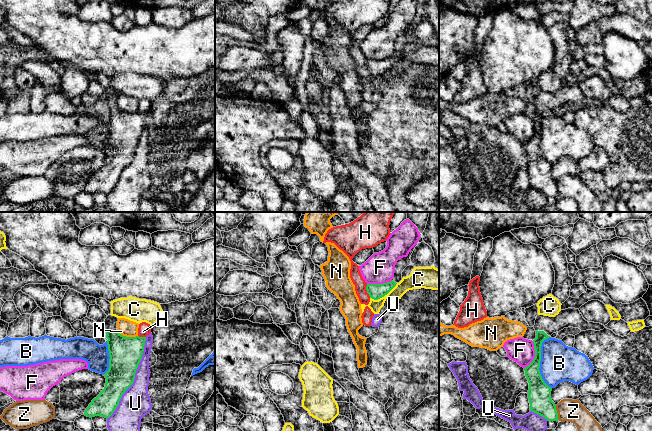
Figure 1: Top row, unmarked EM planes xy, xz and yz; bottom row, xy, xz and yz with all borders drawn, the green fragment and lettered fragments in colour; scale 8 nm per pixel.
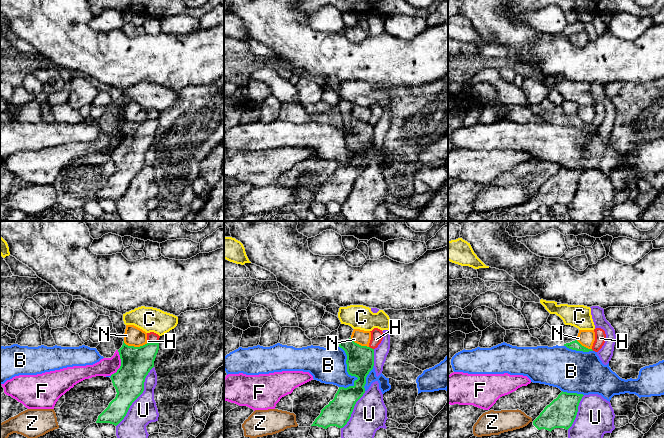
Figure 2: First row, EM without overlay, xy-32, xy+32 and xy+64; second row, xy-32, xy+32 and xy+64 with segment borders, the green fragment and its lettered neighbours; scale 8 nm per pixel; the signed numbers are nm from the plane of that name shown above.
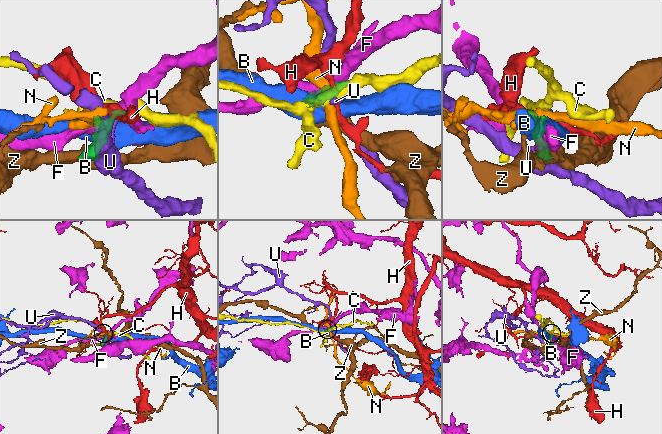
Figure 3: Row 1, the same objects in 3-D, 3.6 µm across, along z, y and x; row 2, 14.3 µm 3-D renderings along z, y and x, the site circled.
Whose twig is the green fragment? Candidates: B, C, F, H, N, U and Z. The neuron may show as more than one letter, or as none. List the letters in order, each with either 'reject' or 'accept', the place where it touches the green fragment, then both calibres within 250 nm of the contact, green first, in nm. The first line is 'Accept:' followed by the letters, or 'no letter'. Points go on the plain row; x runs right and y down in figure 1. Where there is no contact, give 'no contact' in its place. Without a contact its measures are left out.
Accept: no letter
B: reject; meets green in yz at (539, 138); 190 nm thick on the green side, 300 nm on the other
C: reject; meets green in xz at (383, 72); 130 nm thick on the green side, 120 nm on the other
F: reject; meets green in yz at (535, 131); 140 nm thick on the green side, 200 nm on the other
H: reject; meets green in xz at (367, 67); 130 nm thick on the green side, 100 nm on the other
N: reject; meets green in xy at (127, 113); 260 nm thick on the green side, 140 nm on the other
U: reject; meets green in xy at (134, 154); 260 nm thick on the green side, 240 nm on the other
Z: reject; meets green in yz at (556, 188); 190 nm thick on the green side, 180 nm on the other

